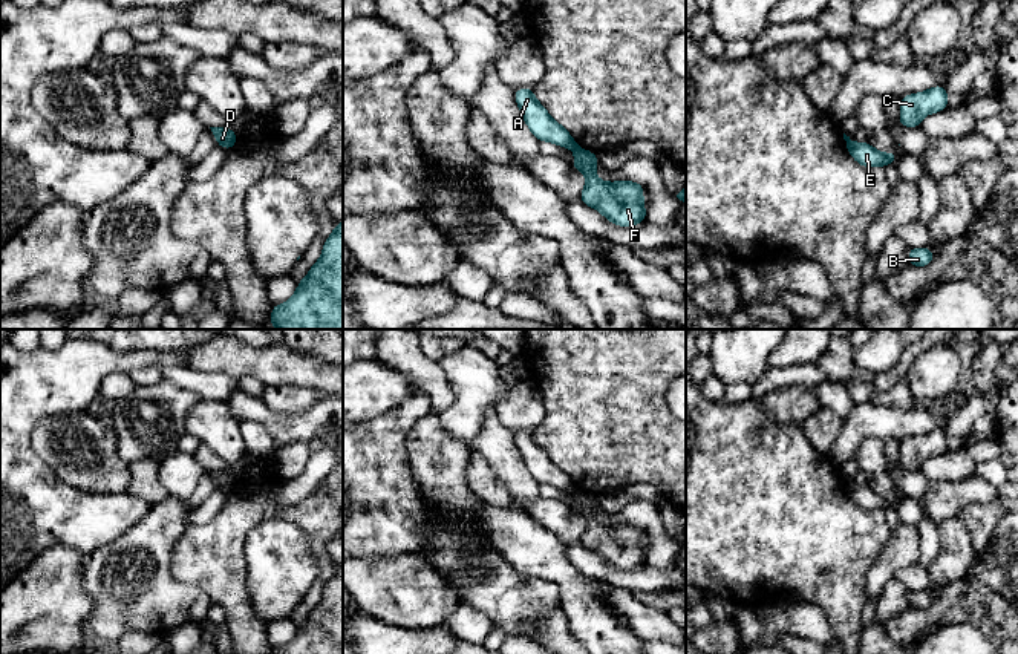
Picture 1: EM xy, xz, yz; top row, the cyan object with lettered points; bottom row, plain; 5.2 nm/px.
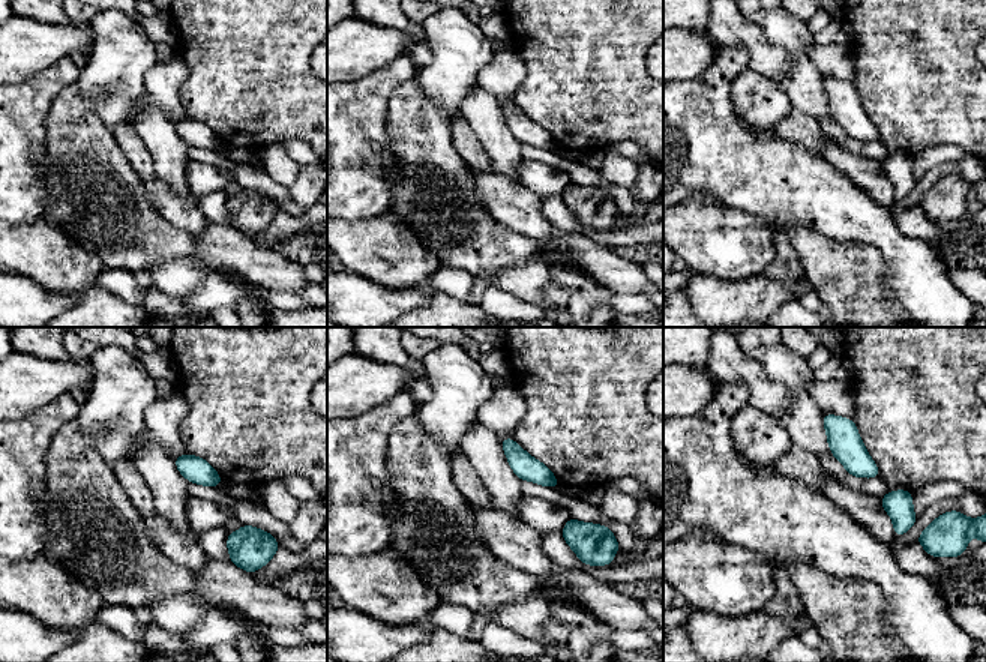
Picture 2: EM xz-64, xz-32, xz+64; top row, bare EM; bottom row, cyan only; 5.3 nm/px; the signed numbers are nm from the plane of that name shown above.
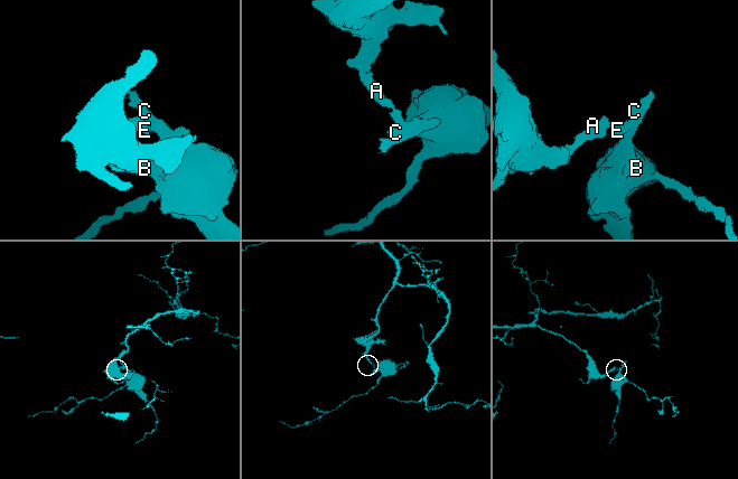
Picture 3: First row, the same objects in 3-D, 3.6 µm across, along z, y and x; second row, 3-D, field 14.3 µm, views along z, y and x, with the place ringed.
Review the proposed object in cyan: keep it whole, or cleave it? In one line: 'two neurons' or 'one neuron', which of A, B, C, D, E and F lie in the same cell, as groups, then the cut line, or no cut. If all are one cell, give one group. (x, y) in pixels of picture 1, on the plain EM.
two neurons; A D / B C E F; cut in xz along (577, 489), (573, 492)

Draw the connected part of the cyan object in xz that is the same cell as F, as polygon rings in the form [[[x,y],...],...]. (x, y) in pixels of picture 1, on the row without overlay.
[[[574,492],[576,513],[586,521],[586,528],[580,536],[580,545],[600,554],[609,565],[620,570],[638,568],[646,562],[643,548],[643,535],[646,530],[632,524],[603,525],[597,521],[594,512],[599,499],[585,492]]]

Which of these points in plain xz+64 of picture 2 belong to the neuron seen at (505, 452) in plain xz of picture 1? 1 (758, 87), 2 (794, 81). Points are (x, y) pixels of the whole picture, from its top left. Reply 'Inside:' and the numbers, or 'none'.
Inside: 2

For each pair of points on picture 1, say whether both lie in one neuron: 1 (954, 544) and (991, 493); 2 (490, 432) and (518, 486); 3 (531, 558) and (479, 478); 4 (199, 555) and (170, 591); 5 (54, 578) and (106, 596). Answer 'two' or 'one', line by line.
1: two
2: one
3: two
4: two
5: two

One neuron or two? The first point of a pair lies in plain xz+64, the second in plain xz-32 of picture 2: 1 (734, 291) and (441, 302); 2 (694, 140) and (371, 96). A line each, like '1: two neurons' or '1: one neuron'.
1: two neurons
2: one neuron

